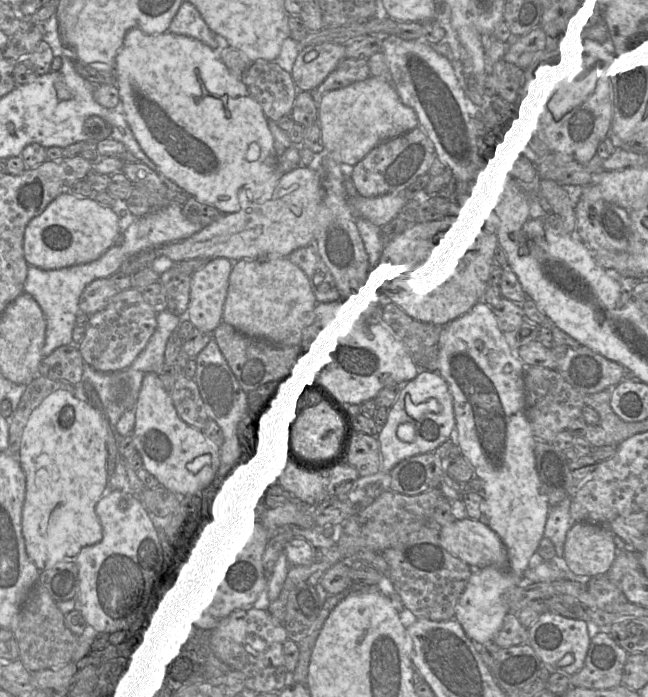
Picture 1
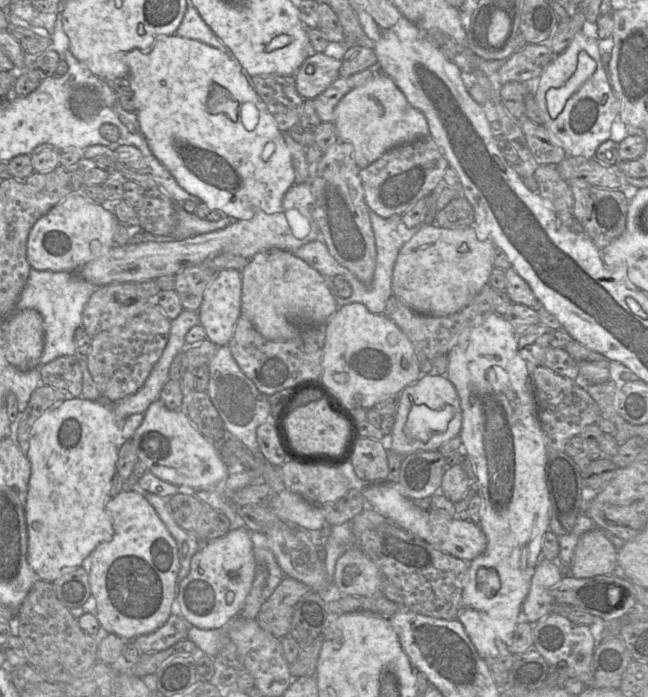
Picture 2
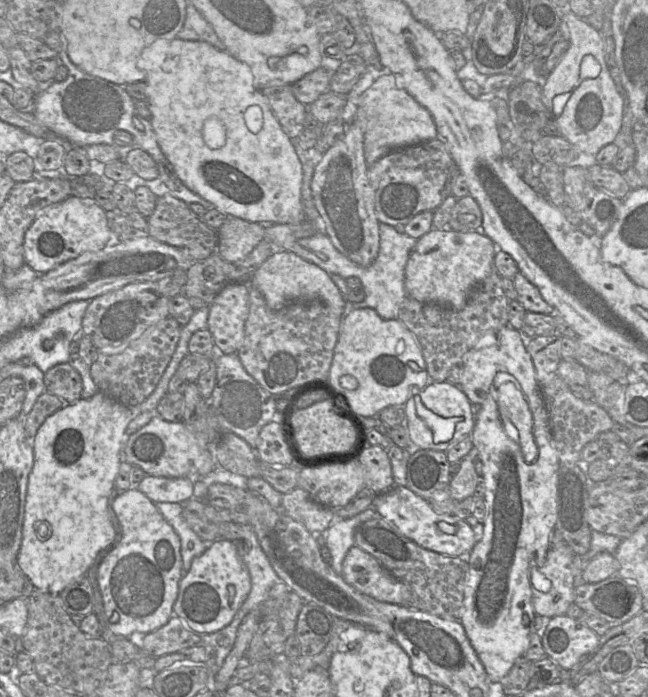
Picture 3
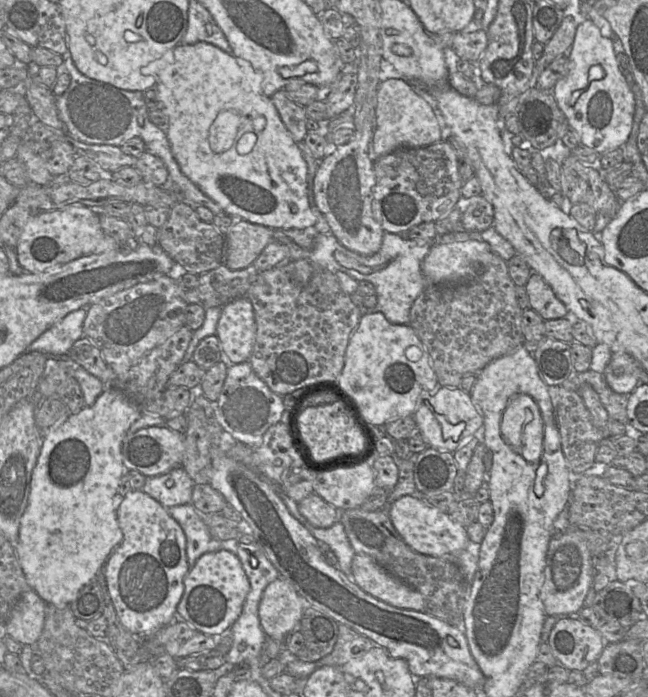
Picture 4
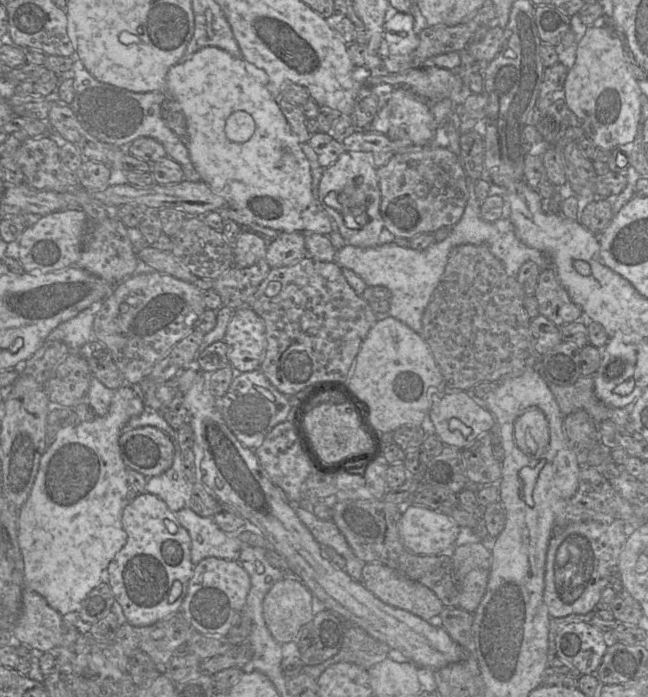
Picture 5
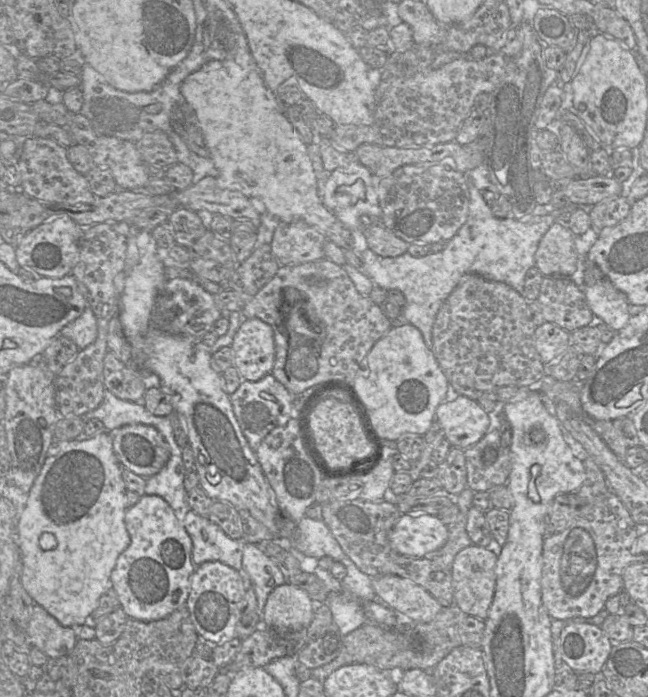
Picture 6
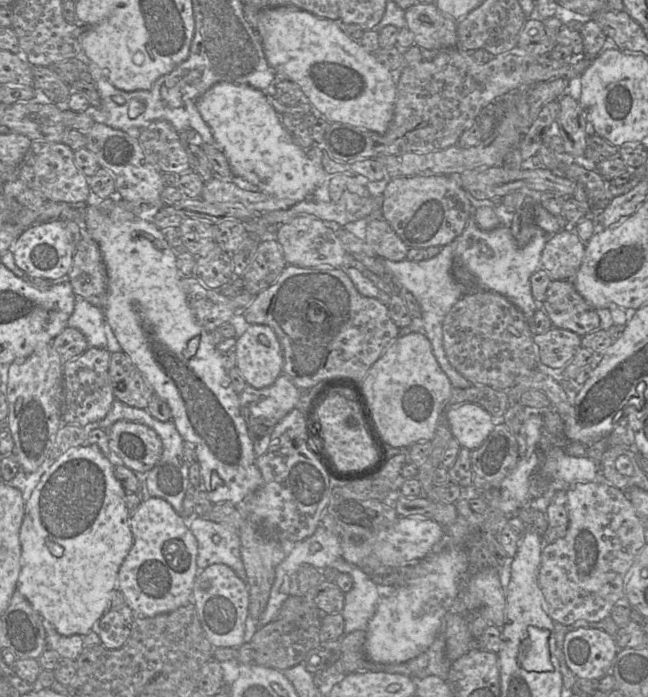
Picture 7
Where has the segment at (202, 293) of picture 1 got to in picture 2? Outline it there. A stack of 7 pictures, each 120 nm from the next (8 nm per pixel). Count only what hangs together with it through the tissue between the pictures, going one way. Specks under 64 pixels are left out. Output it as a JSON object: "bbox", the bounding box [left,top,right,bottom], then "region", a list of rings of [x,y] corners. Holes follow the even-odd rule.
{"bbox":[198,269,241,346],"region":[[[222,269],[206,288],[198,310],[199,324],[217,346],[228,345],[241,317],[241,271]]]}

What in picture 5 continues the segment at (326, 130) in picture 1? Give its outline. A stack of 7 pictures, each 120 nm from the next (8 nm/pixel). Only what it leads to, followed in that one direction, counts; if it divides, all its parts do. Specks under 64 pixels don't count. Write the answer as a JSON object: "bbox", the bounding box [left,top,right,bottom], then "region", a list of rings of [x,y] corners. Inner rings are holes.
{"bbox":[386,87,437,146],"region":[[[395,87],[390,95],[389,120],[386,136],[394,143],[409,143],[410,146],[430,145],[435,137],[437,124],[430,110],[429,102],[405,87]]]}

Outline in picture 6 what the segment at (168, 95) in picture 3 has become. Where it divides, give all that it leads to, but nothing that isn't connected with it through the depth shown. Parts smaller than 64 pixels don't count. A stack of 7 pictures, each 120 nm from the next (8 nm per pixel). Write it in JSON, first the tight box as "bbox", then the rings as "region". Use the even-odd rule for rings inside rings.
{"bbox":[180,60,353,250],"region":[[[211,60],[191,73],[180,90],[196,113],[210,158],[219,171],[216,181],[220,188],[241,192],[260,214],[269,214],[278,222],[302,220],[342,250],[353,248],[351,231],[323,205],[318,195],[317,178],[307,154],[307,145],[289,122],[281,103],[266,86],[258,69],[242,68],[232,60]]]}

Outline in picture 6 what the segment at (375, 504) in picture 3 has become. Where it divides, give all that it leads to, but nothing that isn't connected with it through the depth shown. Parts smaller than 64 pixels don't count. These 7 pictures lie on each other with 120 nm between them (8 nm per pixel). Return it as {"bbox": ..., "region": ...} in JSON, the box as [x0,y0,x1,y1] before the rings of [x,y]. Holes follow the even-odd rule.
{"bbox":[389,513,448,558],"region":[[[427,513],[401,514],[389,533],[392,547],[412,558],[430,556],[448,539],[448,527],[438,516]]]}

